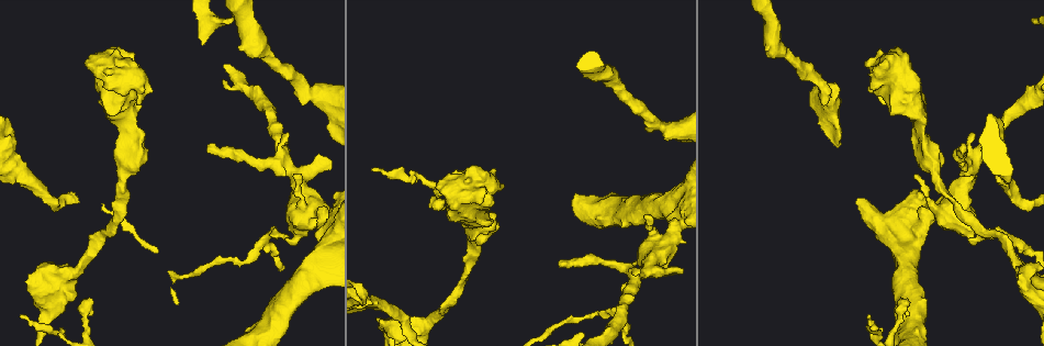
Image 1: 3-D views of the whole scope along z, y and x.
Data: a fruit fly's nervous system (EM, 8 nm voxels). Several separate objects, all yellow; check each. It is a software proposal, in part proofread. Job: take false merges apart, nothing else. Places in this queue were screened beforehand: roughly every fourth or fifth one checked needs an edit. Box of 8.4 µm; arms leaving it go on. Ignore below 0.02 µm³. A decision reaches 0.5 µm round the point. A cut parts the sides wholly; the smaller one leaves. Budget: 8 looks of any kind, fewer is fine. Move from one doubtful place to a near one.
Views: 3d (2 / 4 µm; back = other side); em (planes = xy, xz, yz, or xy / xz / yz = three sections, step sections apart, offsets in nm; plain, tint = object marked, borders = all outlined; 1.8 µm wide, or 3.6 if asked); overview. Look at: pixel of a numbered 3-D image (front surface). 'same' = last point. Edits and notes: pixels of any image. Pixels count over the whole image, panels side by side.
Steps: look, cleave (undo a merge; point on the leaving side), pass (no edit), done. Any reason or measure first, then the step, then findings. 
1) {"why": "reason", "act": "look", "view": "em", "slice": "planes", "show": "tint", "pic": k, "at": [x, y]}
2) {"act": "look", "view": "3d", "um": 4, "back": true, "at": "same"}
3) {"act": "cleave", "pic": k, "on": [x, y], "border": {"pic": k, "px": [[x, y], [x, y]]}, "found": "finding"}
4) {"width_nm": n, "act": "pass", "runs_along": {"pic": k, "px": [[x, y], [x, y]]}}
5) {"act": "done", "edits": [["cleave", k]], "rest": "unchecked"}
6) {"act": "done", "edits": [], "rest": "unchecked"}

{"act": "look", "view": "em", "slice": "planes", "show": "tint", "pic": 1, "at": [421, 324]}

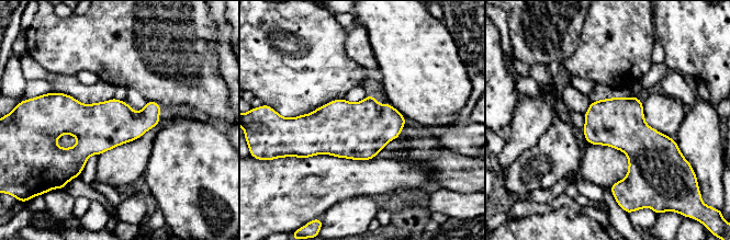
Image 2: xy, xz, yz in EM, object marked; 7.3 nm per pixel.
{"width_nm": 360, "act": "pass", "found": "all the same neuron"}

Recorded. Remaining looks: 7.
{"why": "three arms meet", "act": "look", "view": "3d", "um": 4, "pic": 1, "at": [262, 237]}

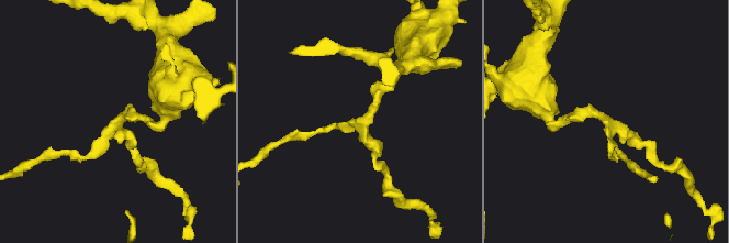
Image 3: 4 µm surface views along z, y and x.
{"arms": 3, "act": "look", "view": "em", "slice": "planes", "show": "plain", "pic": 3, "at": [364, 122]}

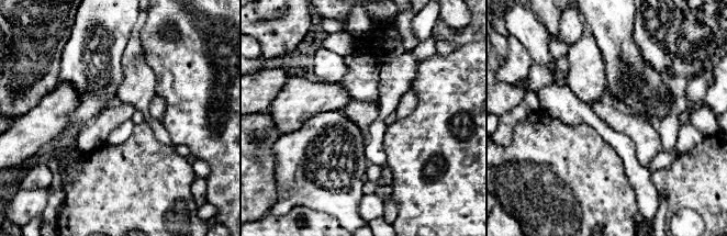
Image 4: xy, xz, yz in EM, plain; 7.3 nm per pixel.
{"act": "look", "view": "em", "slice": "planes", "show": "tint", "at": "same"}

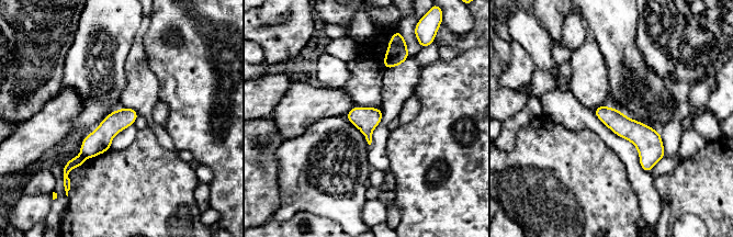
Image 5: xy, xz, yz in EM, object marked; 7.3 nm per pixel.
{"act": "cleave", "pic": 5, "on": [75, 161], "border": {"pic": 5, "px": [[80, 155], [83, 158]]}, "found": "a second neuron is stuck on"}

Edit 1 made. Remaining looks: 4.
{"why": "abrupt turn", "act": "look", "view": "em", "slice": "planes", "show": "borders", "pic": 1, "at": [283, 166]}

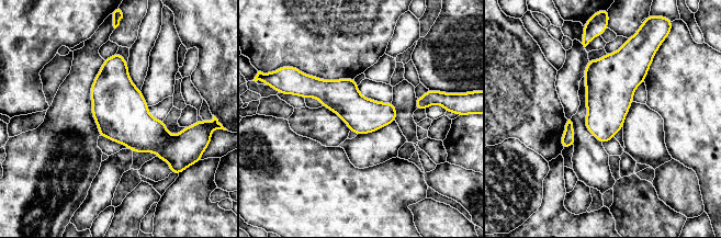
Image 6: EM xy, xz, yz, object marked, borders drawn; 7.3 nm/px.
{"width_nm": 260, "act": "pass", "runs_along": {"pic": 6, "px": [[300, 92], [393, 118]]}, "found": "one neuron here"}

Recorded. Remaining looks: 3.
{"act": "done", "edits": [["cleave", 5]], "rest": "unchecked"}

